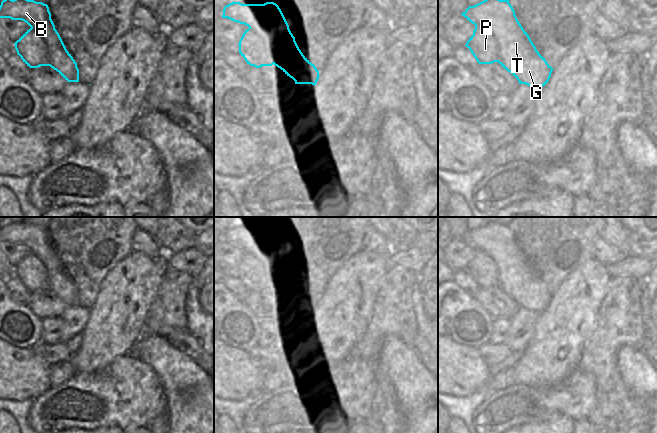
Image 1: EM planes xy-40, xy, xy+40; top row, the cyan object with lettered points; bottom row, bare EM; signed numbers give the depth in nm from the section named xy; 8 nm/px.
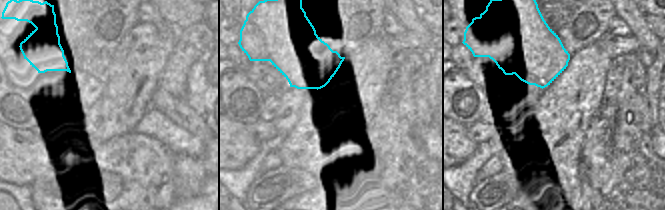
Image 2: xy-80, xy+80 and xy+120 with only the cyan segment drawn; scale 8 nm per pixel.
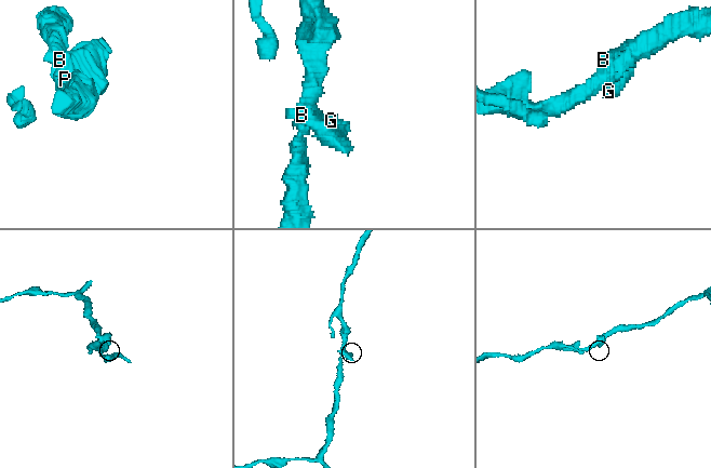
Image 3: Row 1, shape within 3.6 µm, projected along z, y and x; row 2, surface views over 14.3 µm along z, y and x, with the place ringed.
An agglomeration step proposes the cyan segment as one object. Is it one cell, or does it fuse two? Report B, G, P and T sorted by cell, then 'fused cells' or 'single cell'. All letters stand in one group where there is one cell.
B G P T | single cell

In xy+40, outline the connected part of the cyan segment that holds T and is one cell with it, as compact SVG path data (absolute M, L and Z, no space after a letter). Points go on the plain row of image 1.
M487 222L474 230L469 230L461 239L475 249L473 259L465 270L479 288L498 286L519 305L519 308L534 312L542 312L547 308L553 292L537 275L529 259L519 247L509 224Z

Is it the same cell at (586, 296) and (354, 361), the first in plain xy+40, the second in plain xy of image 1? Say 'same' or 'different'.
different

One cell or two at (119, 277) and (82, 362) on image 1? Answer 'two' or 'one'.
one

